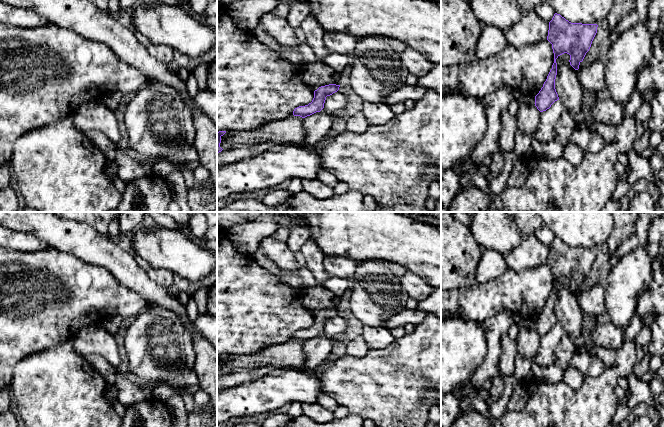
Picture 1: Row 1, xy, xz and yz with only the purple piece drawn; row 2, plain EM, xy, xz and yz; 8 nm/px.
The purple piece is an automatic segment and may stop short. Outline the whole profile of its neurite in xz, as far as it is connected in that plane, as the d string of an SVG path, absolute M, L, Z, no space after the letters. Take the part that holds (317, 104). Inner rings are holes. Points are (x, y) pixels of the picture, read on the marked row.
M329 84L319 87L314 91L314 98L311 103L305 106L299 106L294 109L293 115L305 118L316 112L320 112L324 108L324 103L327 96L339 90L340 85Z

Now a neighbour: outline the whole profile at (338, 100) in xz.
M337 91L328 96L324 103L324 109L334 113L337 110L347 108L347 97L344 93Z

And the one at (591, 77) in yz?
M595 60L589 65L582 66L577 70L577 77L580 85L585 89L601 94L605 92L604 62Z

